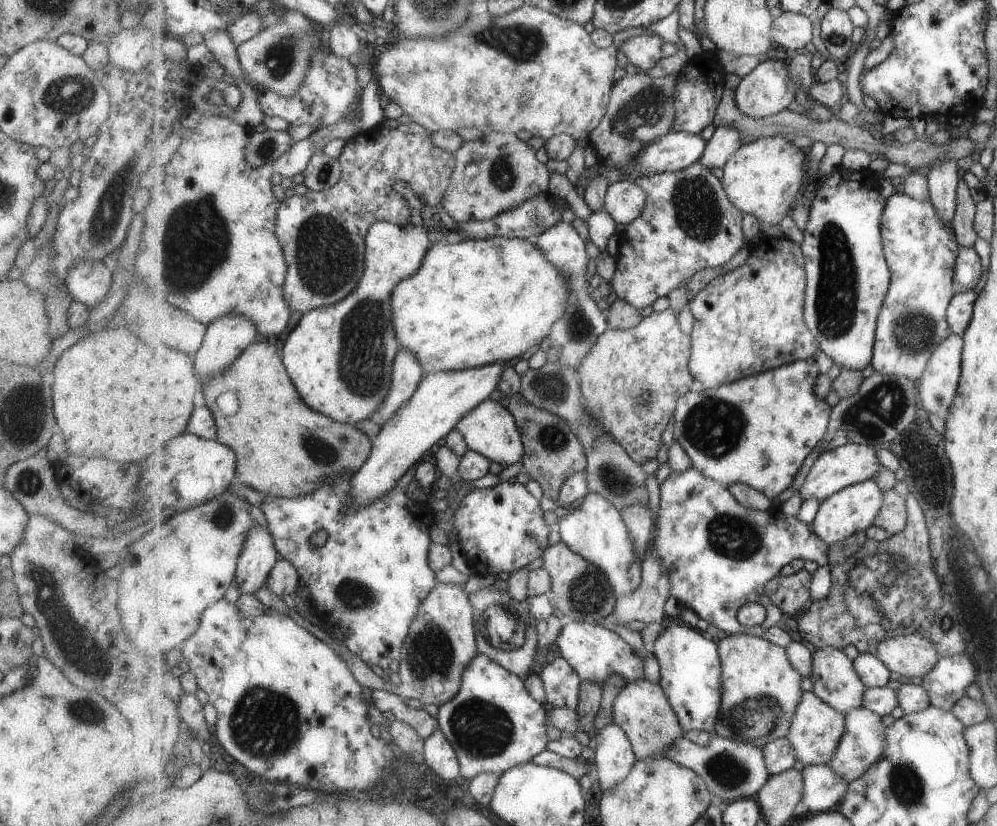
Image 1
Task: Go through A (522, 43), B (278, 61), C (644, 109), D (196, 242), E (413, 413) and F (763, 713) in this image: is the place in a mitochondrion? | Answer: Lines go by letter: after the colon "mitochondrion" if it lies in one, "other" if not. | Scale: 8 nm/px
A: mitochondrion
B: mitochondrion
C: mitochondrion
D: mitochondrion
E: other
F: mitochondrion

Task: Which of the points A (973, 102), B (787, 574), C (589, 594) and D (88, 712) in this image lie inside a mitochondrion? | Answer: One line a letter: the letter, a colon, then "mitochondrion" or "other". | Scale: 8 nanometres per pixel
A: other
B: other
C: mitochondrion
D: mitochondrion

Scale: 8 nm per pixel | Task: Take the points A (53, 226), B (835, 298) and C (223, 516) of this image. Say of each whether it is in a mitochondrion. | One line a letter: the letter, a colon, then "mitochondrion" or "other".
A: other
B: mitochondrion
C: mitochondrion

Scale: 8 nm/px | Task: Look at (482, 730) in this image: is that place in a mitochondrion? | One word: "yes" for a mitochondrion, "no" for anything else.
yes

